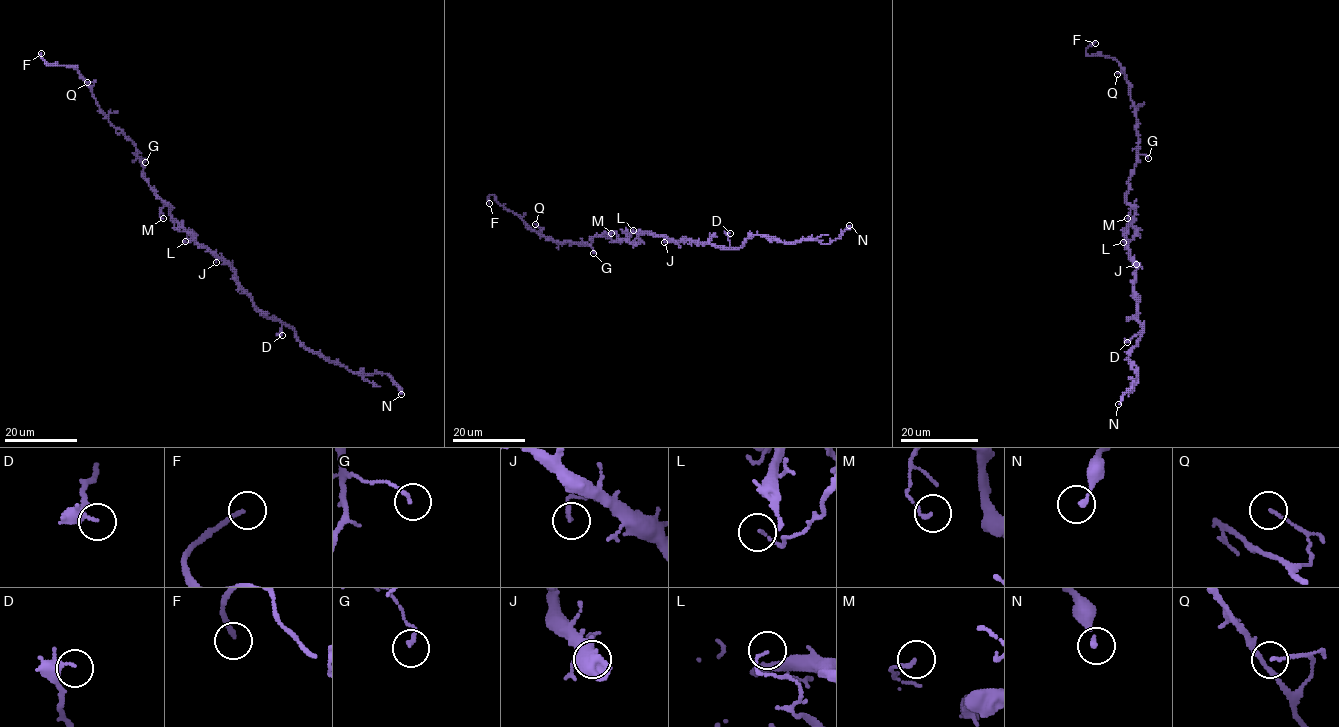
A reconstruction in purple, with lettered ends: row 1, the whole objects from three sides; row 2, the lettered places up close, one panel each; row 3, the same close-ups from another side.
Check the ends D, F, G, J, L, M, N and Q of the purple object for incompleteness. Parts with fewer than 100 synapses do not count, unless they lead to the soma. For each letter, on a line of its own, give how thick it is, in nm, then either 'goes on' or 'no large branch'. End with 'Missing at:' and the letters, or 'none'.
D: 220 nm | no large branch
F: 170 nm | goes on
G: 130 nm | no large branch
J: 140 nm | no large branch
L: 90 nm | no large branch
M: 130 nm | no large branch
N: 190 nm | no large branch
Q: 100 nm | no large branch
Missing at: F

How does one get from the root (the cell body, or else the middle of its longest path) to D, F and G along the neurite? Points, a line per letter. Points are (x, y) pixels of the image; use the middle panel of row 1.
D: (643, 233), (663, 235), (676, 242), (693, 240), (728, 248), (727, 234), (730, 233)
F: (643, 233), (631, 232), (618, 241), (614, 232), (606, 231), (583, 244), (552, 242), (492, 194), (489, 203)
G: (643, 233), (631, 232), (618, 241), (612, 231), (597, 234), (588, 243), (593, 253)

